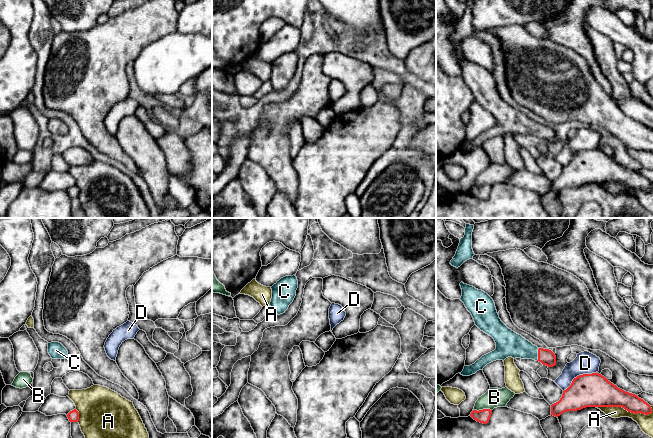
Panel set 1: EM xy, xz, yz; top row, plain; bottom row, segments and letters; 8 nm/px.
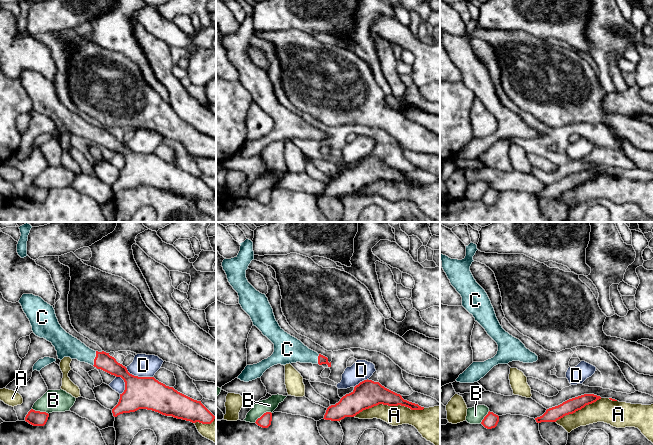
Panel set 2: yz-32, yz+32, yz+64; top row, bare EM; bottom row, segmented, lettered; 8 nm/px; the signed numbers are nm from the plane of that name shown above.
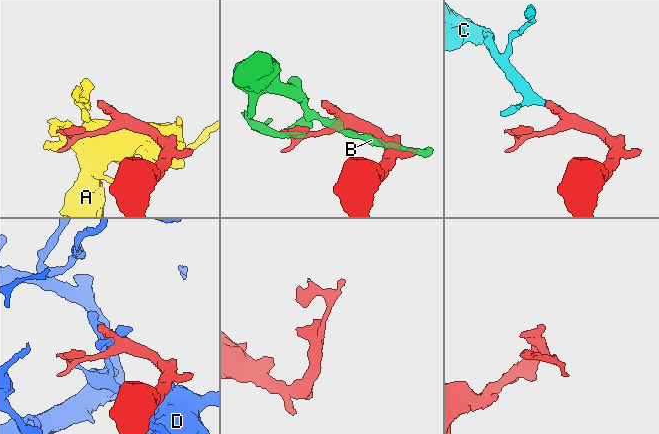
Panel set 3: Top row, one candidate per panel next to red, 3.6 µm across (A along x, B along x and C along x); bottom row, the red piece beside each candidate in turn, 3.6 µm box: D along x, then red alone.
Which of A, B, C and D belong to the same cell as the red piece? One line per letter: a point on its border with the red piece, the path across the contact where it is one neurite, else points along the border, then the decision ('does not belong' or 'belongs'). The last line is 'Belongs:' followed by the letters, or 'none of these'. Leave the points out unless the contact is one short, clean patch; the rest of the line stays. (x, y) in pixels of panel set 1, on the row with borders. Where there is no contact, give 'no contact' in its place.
A: yz (624, 408) | does not belong
B: yz (483, 409) | does not belong
C: yz (538, 354) | across yz (545, 356), (538, 354), (509, 344) | belongs
D: yz (579, 375) | does not belong
Belongs: C

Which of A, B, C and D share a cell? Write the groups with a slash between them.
A / B / C / D

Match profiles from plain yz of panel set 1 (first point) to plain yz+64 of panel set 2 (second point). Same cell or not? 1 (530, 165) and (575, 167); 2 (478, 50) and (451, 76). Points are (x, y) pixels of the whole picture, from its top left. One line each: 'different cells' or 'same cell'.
1: same cell
2: same cell

